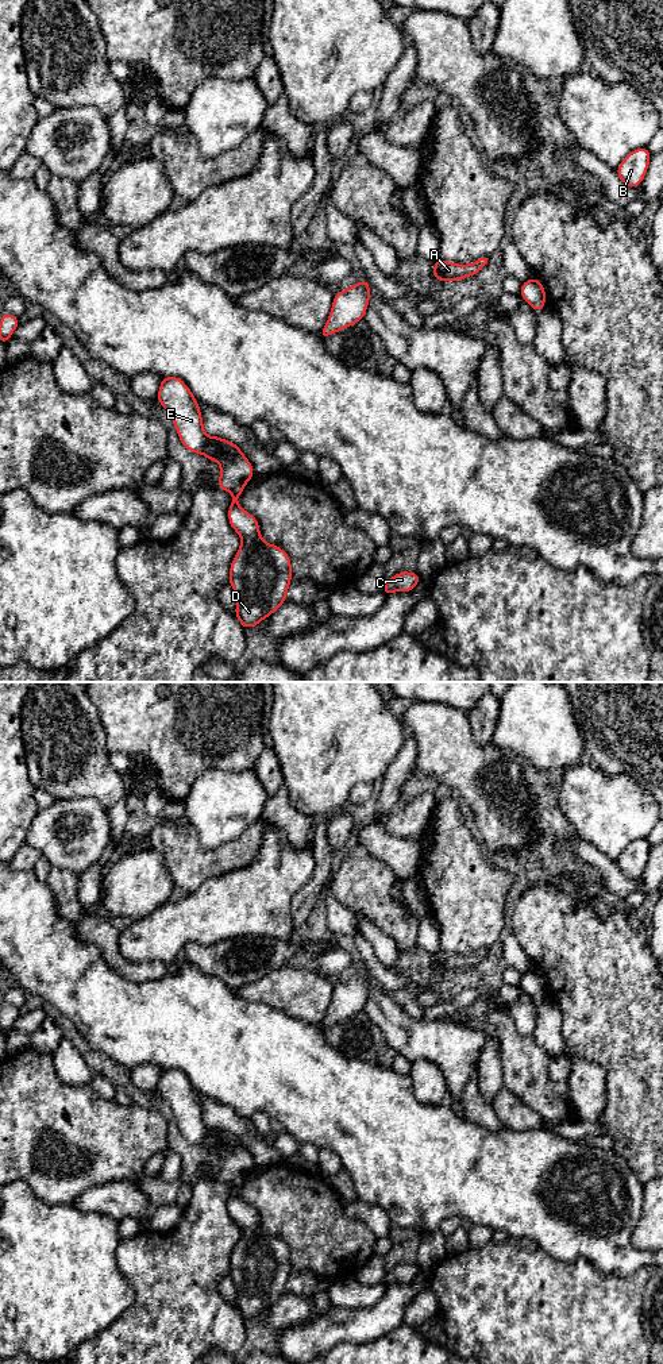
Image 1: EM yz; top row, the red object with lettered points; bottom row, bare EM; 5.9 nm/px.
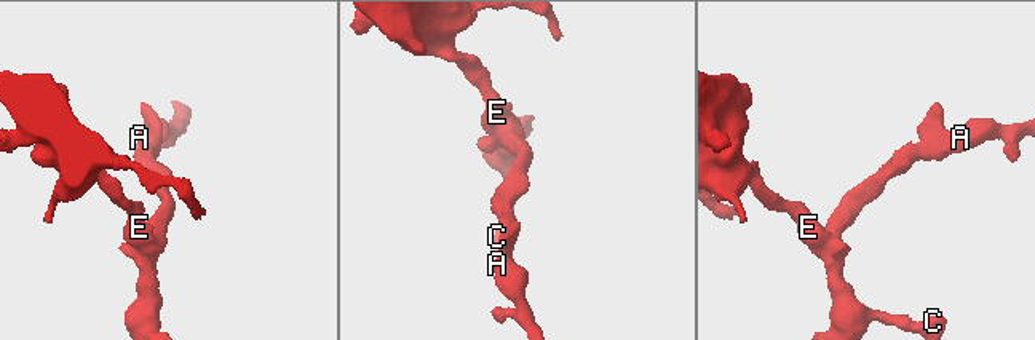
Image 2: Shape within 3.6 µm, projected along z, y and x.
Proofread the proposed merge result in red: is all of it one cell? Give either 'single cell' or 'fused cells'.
fused cells

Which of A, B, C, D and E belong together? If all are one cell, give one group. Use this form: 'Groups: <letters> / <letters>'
Groups: A B C D / E

